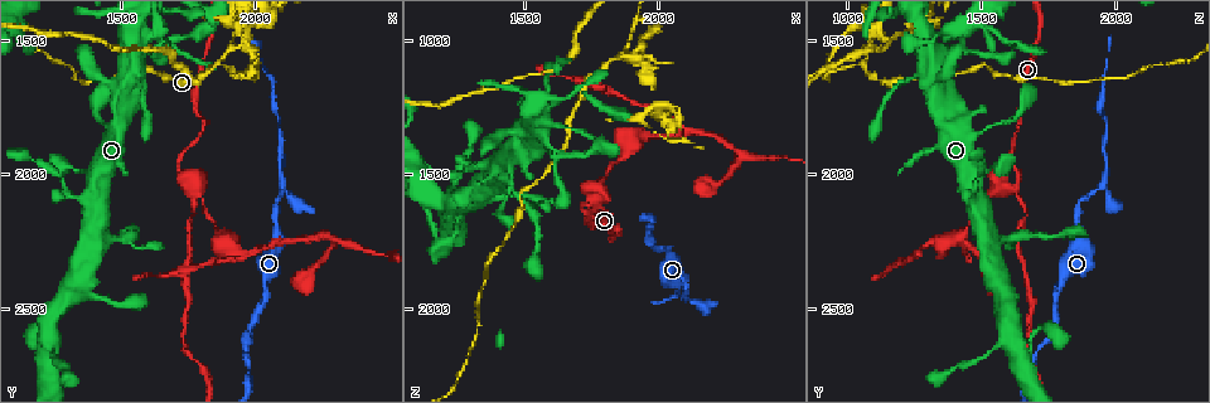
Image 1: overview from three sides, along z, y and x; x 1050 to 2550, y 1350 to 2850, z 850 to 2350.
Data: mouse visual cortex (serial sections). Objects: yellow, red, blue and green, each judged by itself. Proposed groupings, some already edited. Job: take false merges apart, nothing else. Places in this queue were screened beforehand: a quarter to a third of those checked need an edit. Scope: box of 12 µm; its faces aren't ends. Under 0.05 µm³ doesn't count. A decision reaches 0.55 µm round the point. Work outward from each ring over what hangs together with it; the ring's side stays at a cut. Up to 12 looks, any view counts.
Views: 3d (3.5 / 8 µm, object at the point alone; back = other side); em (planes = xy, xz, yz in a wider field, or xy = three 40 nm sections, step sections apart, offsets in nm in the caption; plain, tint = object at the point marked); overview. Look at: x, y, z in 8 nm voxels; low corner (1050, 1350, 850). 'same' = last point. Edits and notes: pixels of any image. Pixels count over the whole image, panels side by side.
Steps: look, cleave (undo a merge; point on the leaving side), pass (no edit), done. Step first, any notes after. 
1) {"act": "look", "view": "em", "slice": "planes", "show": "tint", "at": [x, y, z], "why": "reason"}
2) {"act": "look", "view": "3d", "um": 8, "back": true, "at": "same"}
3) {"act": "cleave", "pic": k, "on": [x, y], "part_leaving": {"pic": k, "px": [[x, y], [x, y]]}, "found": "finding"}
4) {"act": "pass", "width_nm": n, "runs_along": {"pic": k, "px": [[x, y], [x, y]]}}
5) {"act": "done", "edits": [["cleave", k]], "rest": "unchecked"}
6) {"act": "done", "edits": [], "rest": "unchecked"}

{"act": "look", "view": "3d", "um": 3.5, "at": [2040, 2420, 1780], "why": "sudden change in width"}

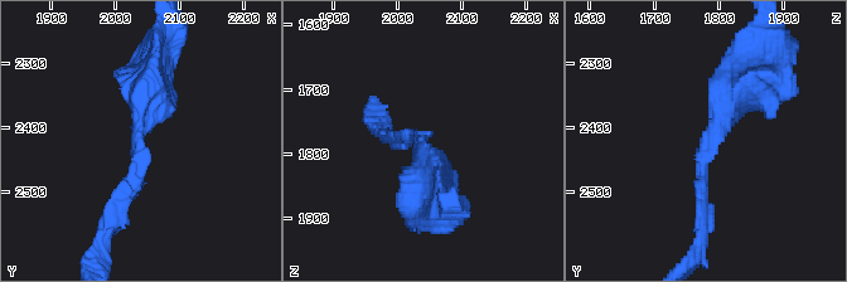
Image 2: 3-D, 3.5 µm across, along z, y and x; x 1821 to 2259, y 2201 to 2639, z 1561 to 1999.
{"act": "look", "view": "em", "slice": "xy", "step": 3, "show": "tint", "at": [2035, 2425, 1775]}

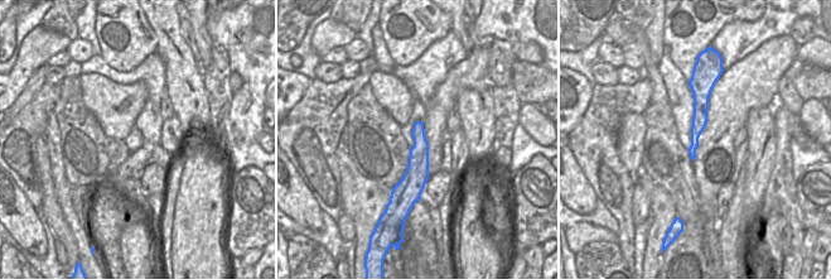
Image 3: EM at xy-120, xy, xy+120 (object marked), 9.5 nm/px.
{"act": "pass", "width_nm": 190, "runs_along": {"pic": 3, "px": [[420, 125], [419, 166], [410, 193]]}, "found": "one cell here"}

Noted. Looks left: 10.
{"act": "look", "view": "em", "slice": "xy", "step": 5, "show": "tint", "at": [2100, 2040, 1960], "why": "branch point"}

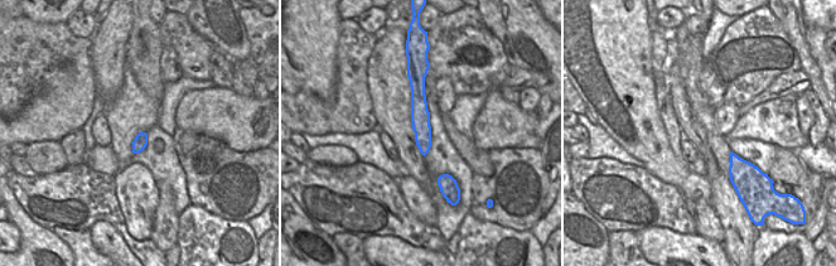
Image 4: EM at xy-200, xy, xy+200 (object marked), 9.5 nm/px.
{"act": "look", "view": "3d", "um": 3.5, "at": "same"}

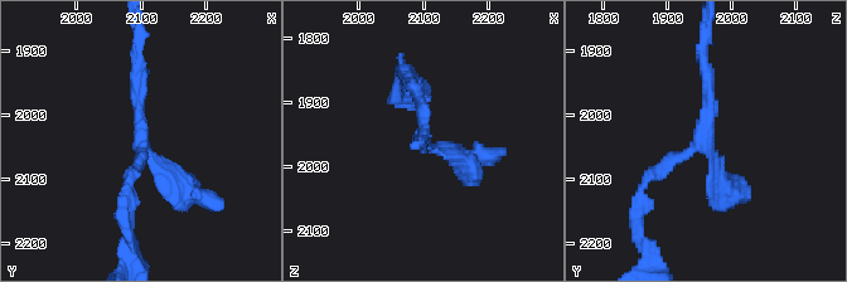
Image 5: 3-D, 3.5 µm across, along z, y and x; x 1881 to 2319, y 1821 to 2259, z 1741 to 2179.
{"act": "pass", "arms": 3, "arm_widths_nm": [150, 150, 250], "runs_along": {"pic": 4, "px": [[414, 78], [418, 83], [424, 150]]}, "found": "continuous, no second cell"}

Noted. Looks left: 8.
{"act": "look", "view": "3d", "um": 3.5, "at": [1600, 1540, 1400], "why": "three arms meet"}

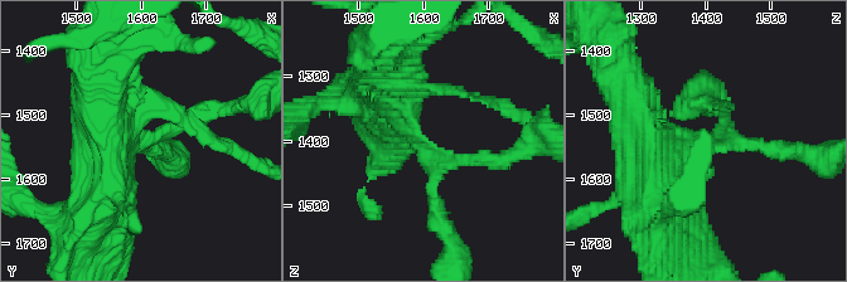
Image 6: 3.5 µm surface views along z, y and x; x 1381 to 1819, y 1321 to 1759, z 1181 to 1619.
{"act": "look", "view": "em", "slice": "planes", "show": "tint", "at": [1600, 1545, 1400], "arms": 3, "arm_widths_nm": [150, 150, 600], "why": "shape alone is not enough"}

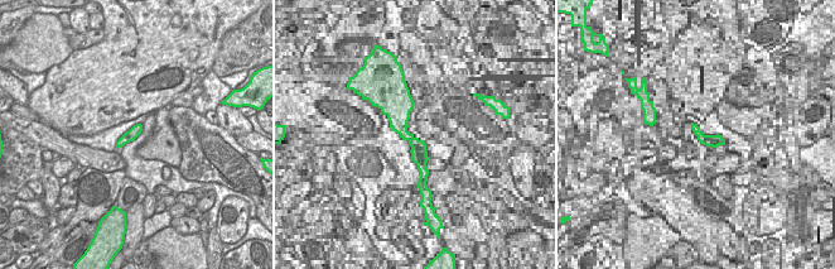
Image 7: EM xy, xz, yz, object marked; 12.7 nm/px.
{"act": "pass", "runs_along": {"pic": 6, "px": [[387, 93], [434, 161], [437, 219]]}, "found": "one cell here"}

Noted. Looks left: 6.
{"act": "look", "view": "3d", "um": 8, "at": [1760, 2070, 1620], "why": "three-way junction"}

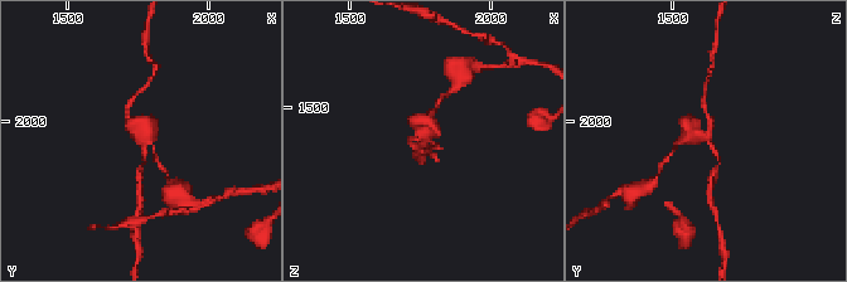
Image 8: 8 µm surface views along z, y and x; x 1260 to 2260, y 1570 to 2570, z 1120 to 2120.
{"act": "look", "view": "em", "slice": "xy", "step": 5, "show": "tint", "at": [1760, 2060, 1630]}

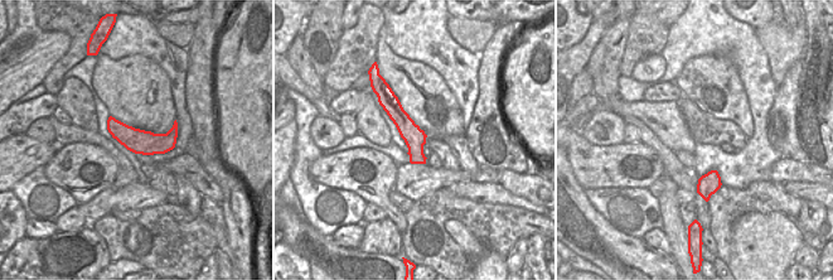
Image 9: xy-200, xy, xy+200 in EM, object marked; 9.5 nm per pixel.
{"act": "cleave", "pic": 8, "on": [691, 121], "part_leaving": {"pic": 8, "px": [[706, 137], [685, 137], [666, 161]]}, "found": "two cells meet here"}

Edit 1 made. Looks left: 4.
{"act": "done", "edits": [["cleave", 8]], "rest": "unchecked"}

